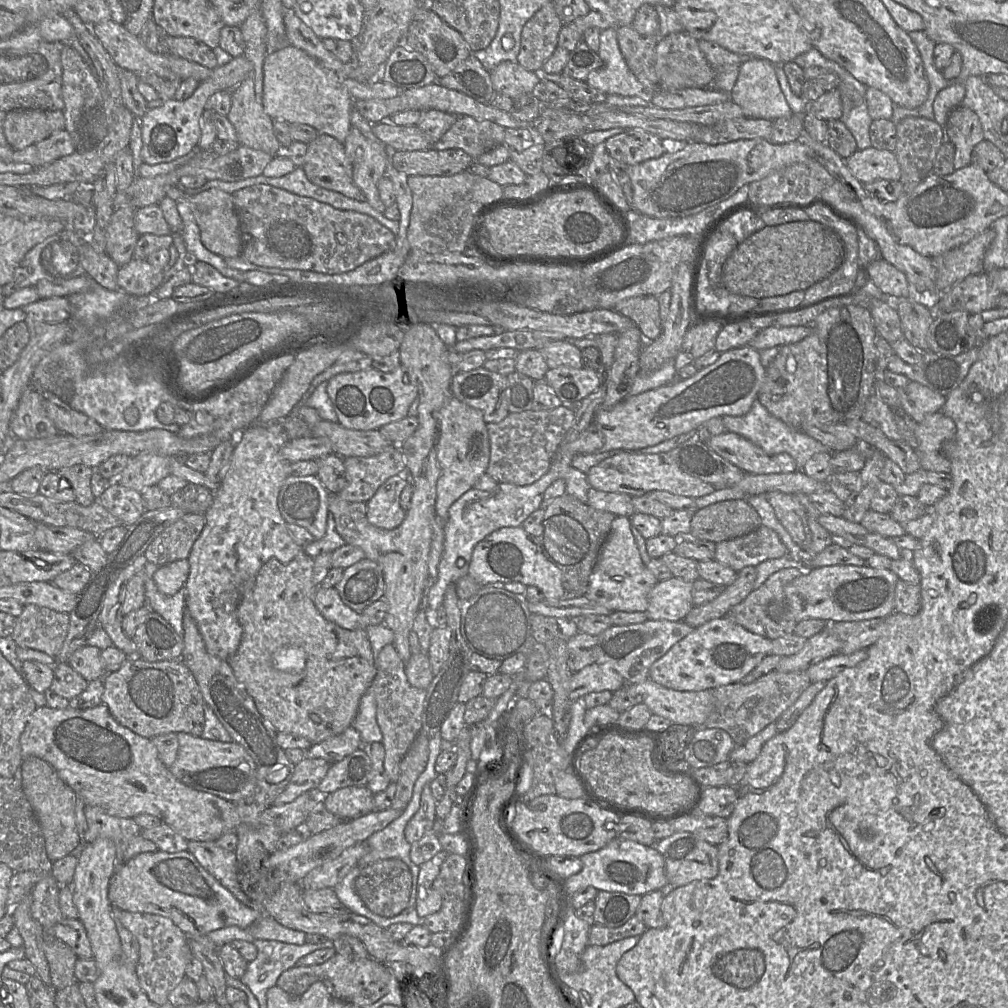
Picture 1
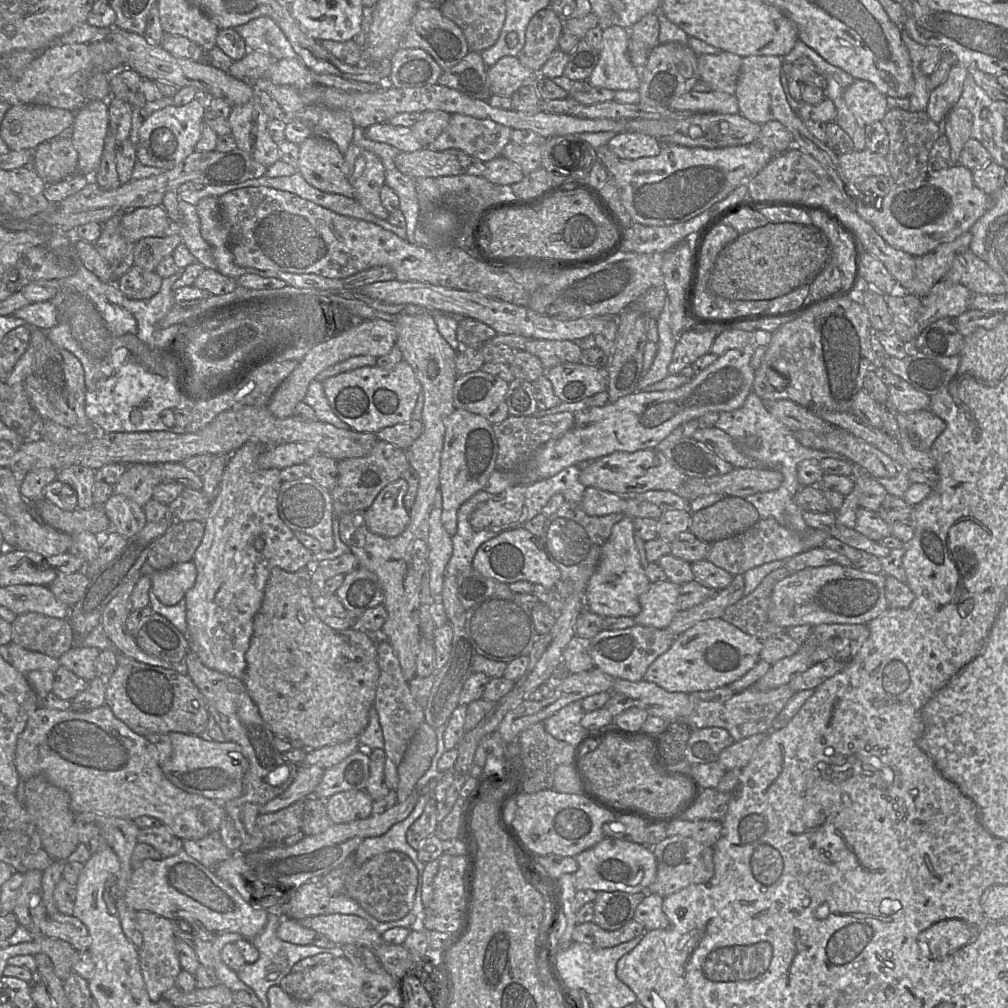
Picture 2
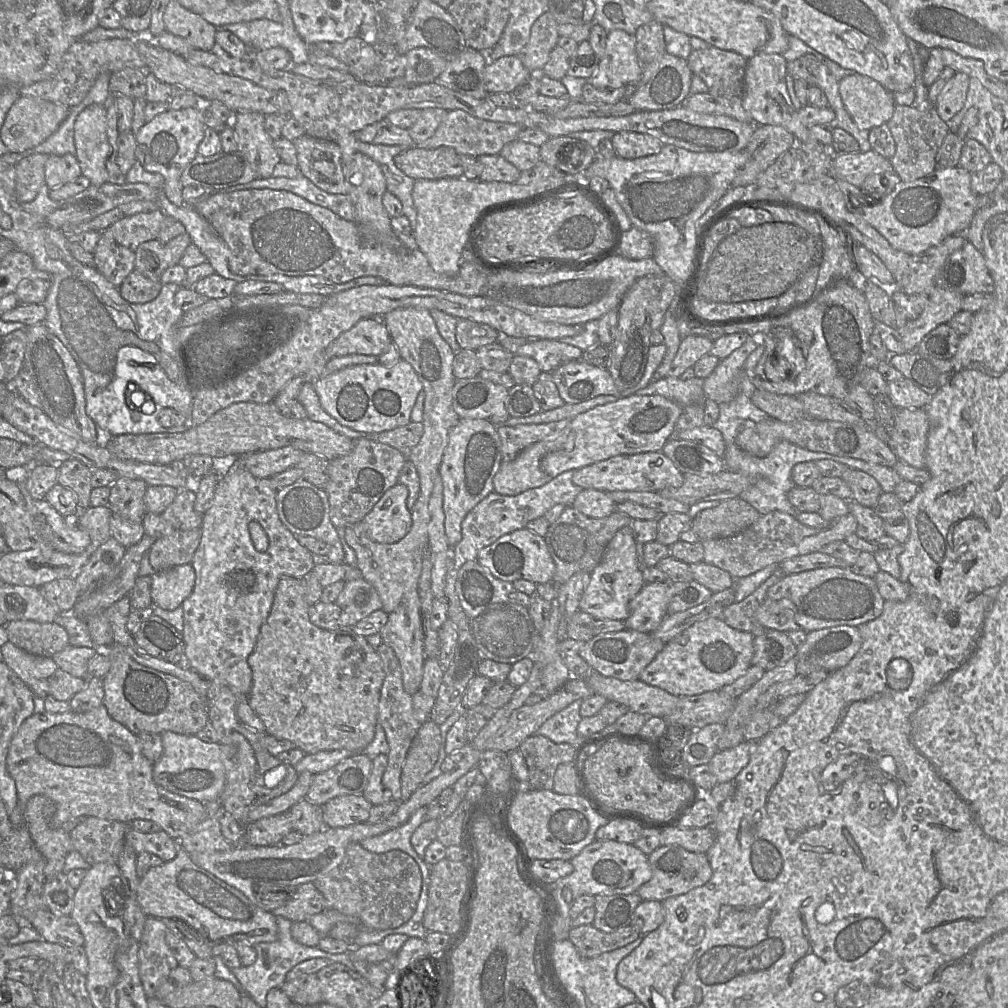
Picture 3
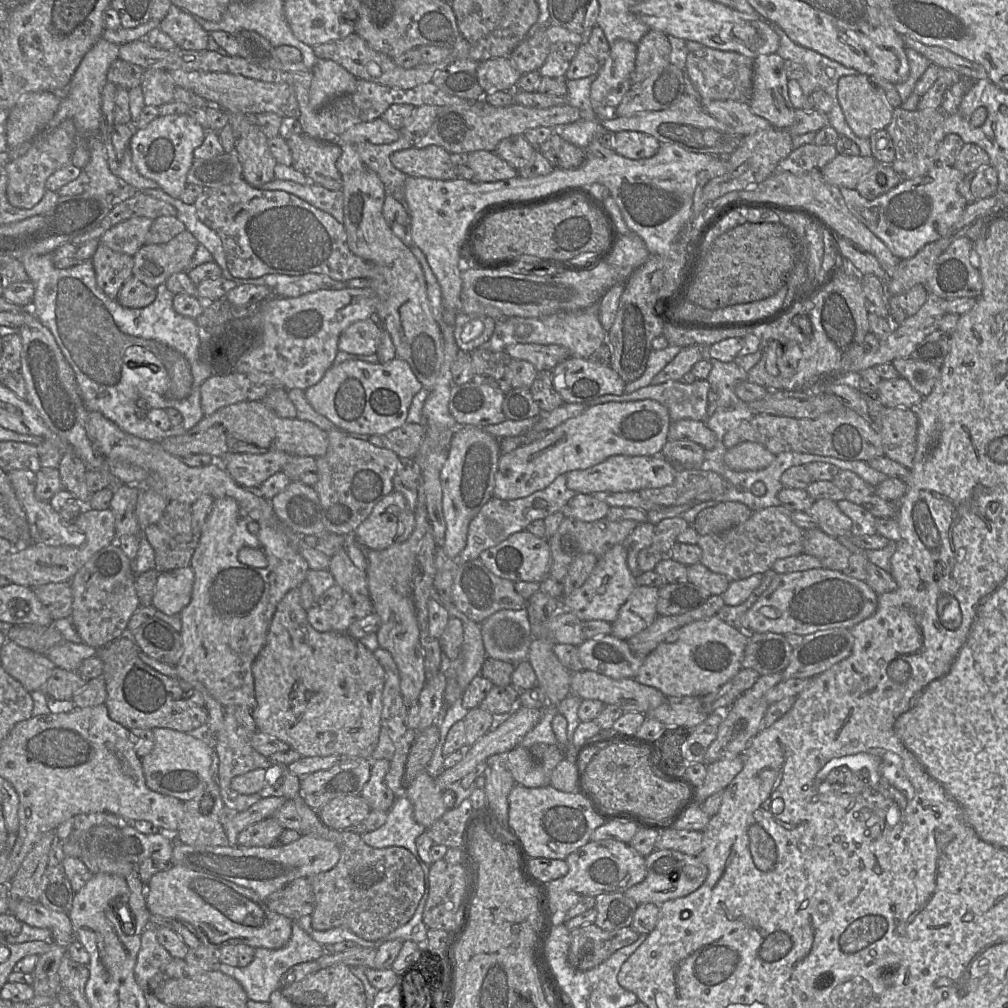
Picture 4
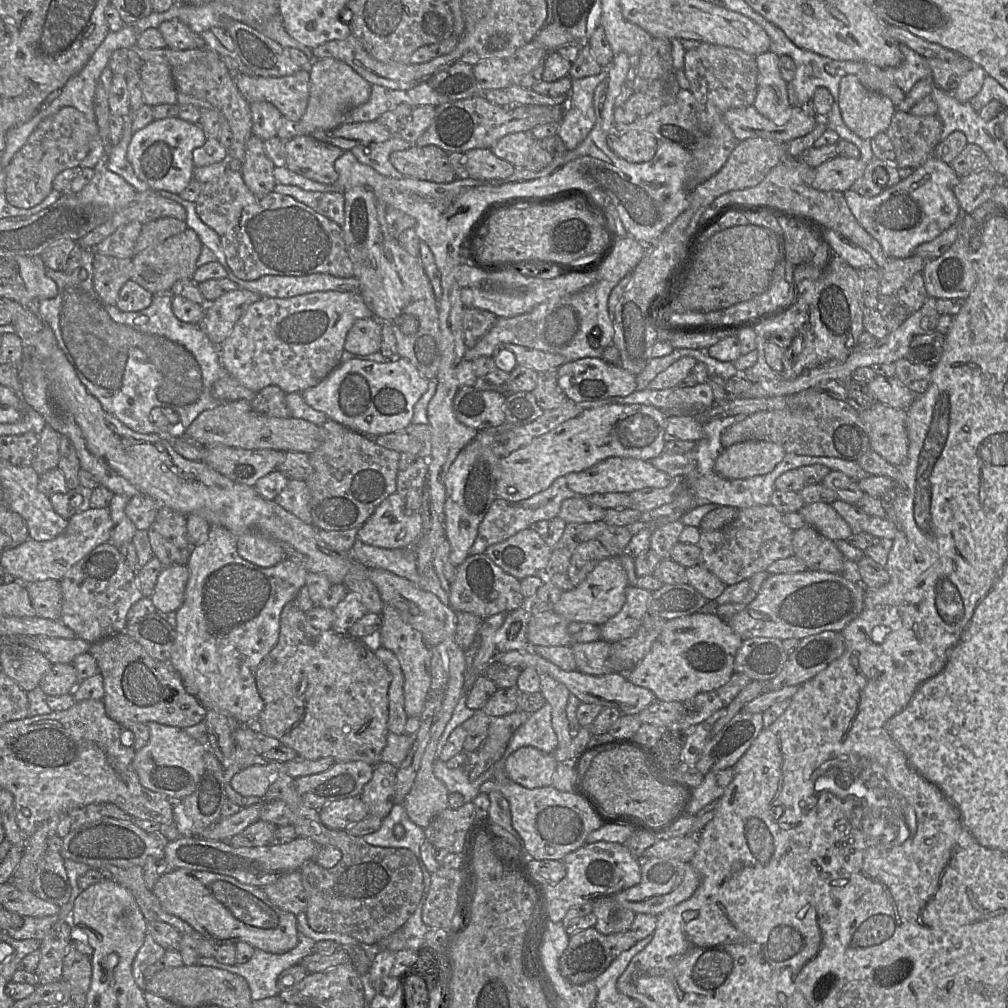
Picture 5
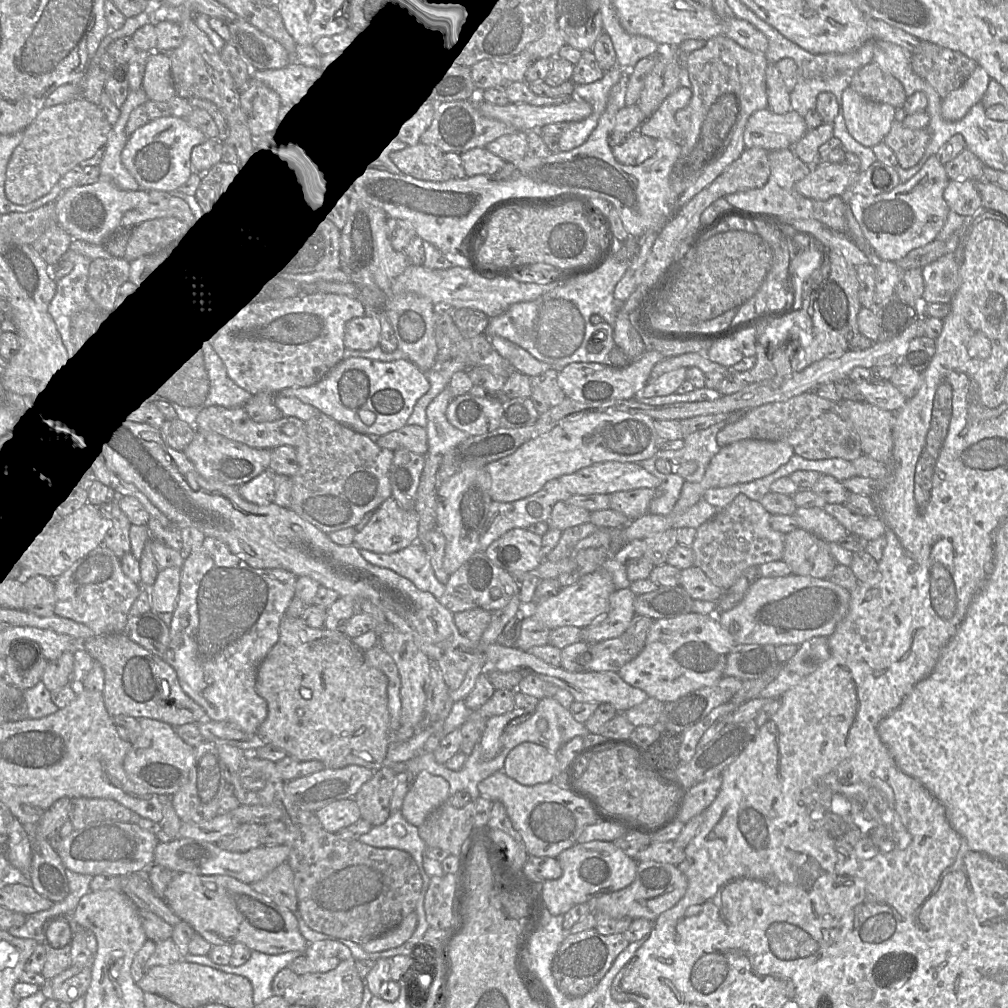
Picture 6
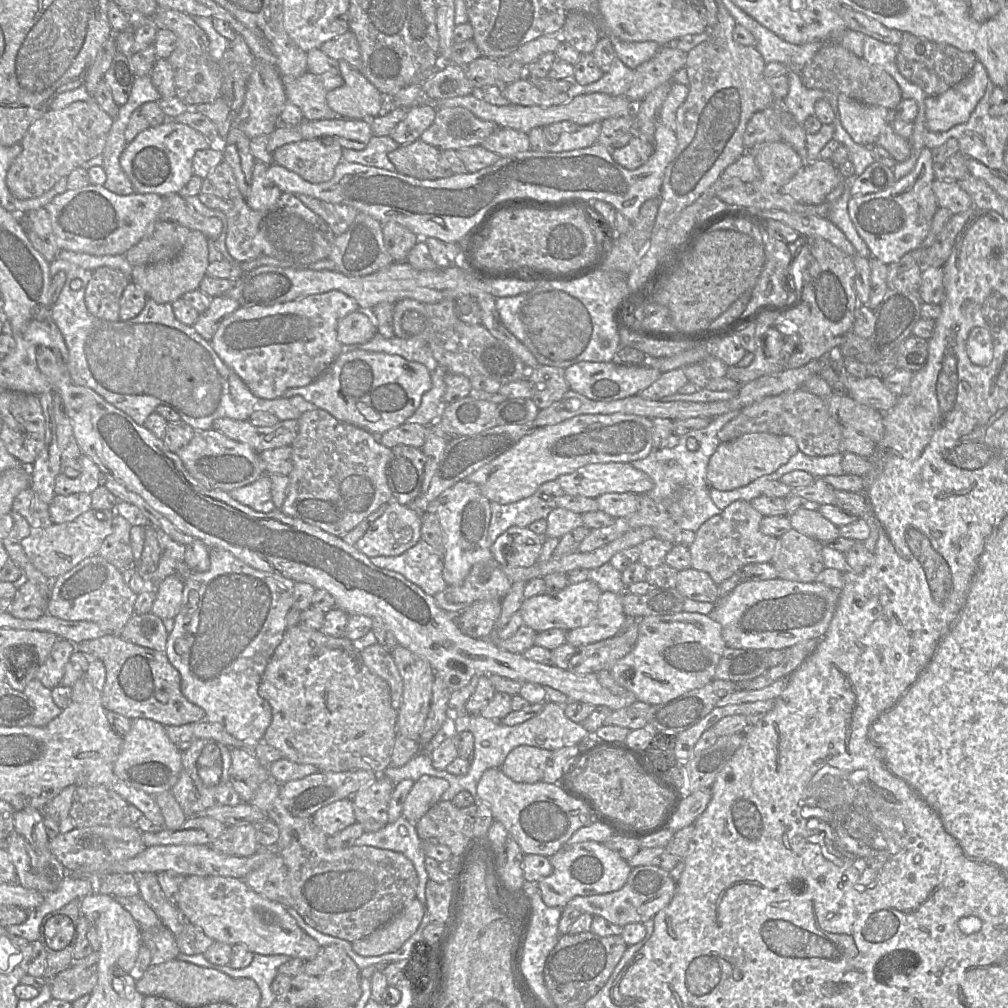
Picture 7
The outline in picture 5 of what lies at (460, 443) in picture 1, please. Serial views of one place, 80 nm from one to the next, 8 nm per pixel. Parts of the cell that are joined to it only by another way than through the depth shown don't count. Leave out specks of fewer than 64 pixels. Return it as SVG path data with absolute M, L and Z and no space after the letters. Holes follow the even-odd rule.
M473 440L460 451L445 476L444 529L450 544L449 560L455 567L469 556L479 524L497 498L495 485L499 459L490 449Z

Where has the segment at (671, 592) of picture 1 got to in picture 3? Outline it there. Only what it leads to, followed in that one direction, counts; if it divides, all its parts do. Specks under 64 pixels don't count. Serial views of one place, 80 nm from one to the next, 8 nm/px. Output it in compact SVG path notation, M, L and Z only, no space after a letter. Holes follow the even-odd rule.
M648 583L629 603L629 615L625 628L644 633L653 632L667 613L667 583Z

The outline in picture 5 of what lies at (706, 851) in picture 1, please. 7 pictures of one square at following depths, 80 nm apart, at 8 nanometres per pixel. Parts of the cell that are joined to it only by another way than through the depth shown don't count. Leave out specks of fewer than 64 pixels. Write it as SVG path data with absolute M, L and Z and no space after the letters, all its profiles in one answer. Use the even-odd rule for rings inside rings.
M643 858L639 884L612 895L614 900L637 913L660 915L667 909L689 899L698 889L701 879L689 862L671 858Z

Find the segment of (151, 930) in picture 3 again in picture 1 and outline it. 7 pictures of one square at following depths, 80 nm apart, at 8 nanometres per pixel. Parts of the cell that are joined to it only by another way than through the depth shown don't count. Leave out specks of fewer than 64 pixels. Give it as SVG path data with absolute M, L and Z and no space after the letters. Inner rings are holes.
M116 909L116 916L138 941L136 974L142 990L156 1006L165 1005L169 993L186 977L186 966L193 956L185 933L170 919L160 915Z

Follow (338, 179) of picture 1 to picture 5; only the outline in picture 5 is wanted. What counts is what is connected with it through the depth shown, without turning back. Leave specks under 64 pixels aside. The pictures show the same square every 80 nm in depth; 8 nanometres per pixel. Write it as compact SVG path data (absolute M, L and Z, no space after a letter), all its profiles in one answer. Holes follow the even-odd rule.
M312 135L295 136L284 141L286 167L308 179L332 185L338 180L335 161L342 149Z

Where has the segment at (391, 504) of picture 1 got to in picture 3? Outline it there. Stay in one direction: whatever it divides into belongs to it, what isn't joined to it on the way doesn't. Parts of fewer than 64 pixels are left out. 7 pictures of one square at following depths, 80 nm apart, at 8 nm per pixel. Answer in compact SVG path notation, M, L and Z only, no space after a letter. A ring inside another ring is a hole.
M400 483L383 494L363 519L369 539L381 544L392 544L409 532L412 515L407 508L407 497L408 489Z

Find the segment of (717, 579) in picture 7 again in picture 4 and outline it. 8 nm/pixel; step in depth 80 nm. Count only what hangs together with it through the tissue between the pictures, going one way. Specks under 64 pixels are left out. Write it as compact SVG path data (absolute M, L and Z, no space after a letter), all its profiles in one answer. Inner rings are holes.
M771 506L754 511L743 523L717 534L699 535L697 545L701 548L700 563L711 571L726 576L730 581L748 578L757 573L765 573L779 559L803 553L804 530L791 518L792 512L784 506Z

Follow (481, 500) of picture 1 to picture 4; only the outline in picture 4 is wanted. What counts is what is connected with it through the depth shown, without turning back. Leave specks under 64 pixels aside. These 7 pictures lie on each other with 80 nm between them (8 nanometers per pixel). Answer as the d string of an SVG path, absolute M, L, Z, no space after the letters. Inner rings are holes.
M566 473L561 474L546 488L524 498L503 500L493 496L469 523L467 543L458 556L458 563L478 559L481 552L496 546L510 535L525 530L534 520L544 520L547 516L561 511L566 503L577 495L577 492L567 487L566 477Z

